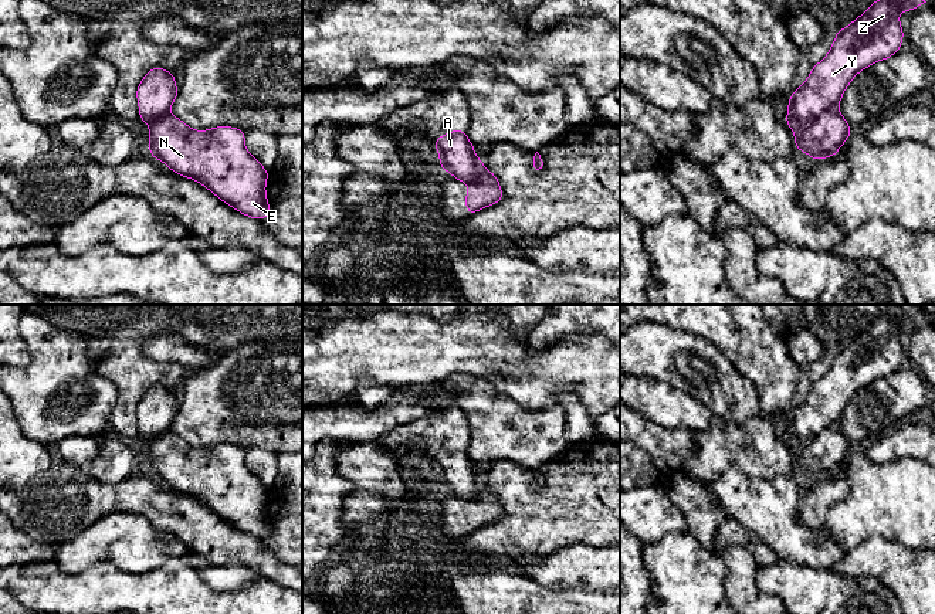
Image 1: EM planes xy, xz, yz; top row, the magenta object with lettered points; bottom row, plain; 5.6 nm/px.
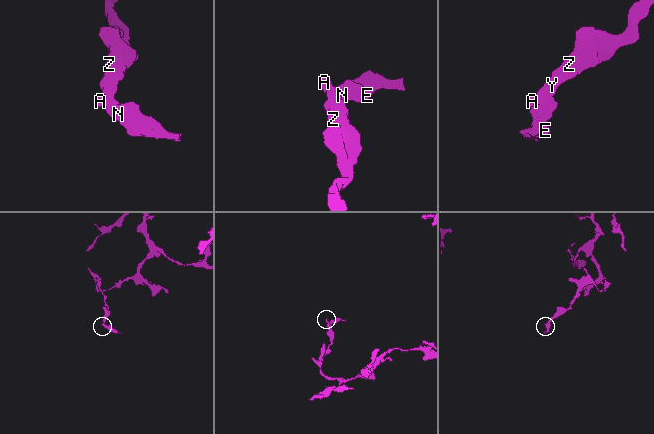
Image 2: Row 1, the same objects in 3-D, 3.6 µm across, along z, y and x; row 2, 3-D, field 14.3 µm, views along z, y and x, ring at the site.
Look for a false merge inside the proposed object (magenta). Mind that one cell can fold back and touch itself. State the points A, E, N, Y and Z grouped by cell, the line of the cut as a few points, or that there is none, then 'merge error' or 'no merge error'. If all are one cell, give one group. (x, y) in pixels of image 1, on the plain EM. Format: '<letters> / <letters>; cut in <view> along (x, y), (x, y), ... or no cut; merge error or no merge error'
A Y Z / E N; cut in yz along (836, 423), (793, 447); merge error

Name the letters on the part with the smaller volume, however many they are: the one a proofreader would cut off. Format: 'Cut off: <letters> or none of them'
Cut off: E, N

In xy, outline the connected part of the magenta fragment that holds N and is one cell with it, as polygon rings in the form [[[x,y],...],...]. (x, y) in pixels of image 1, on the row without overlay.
[[[170,430],[149,441],[149,471],[162,478],[172,489],[193,496],[221,519],[251,536],[270,533],[265,502],[270,488],[250,472],[244,462],[245,450],[233,444],[194,448]]]

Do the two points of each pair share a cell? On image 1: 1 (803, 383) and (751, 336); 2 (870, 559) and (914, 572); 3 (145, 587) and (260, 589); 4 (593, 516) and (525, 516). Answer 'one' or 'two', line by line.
1: two
2: one
3: one
4: one

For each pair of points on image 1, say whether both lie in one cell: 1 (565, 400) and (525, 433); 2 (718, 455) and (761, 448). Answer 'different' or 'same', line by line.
1: different
2: same

